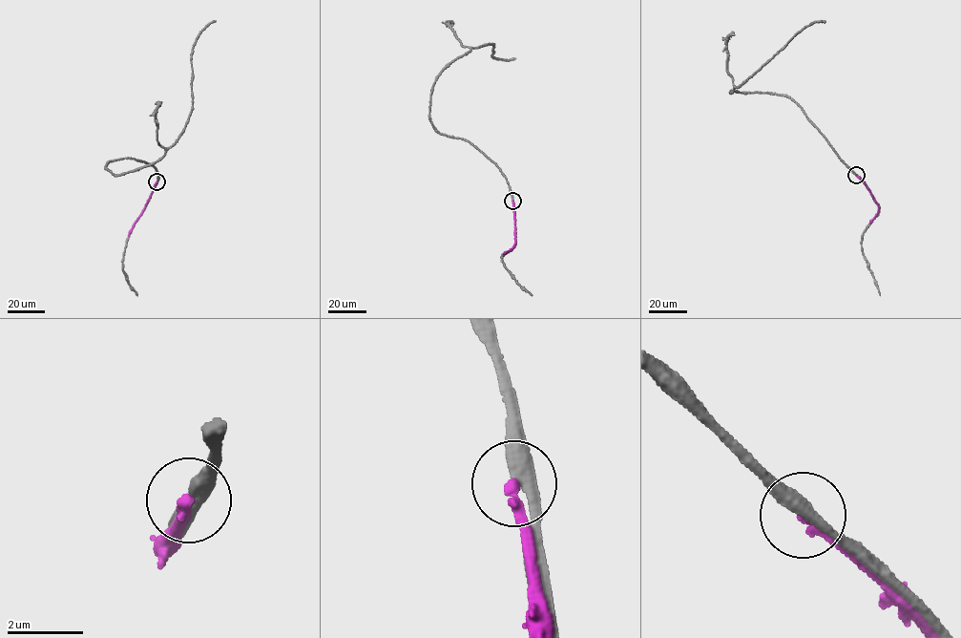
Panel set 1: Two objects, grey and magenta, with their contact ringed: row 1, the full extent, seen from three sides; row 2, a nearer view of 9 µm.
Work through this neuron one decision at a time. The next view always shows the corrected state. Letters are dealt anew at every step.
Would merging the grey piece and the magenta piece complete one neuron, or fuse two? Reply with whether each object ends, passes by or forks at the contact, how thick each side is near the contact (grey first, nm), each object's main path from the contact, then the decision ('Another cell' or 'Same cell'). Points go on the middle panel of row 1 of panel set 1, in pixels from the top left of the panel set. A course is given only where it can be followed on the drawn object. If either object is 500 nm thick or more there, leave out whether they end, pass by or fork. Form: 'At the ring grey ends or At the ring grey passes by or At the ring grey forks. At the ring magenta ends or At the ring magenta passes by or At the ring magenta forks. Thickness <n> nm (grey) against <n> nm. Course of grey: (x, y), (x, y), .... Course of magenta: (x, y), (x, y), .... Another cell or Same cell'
At the ring grey passes by. At the ring magenta ends. Thickness 360 nm (grey) against 300 nm. Course of grey: (512, 201), (500, 169), (429, 116), (439, 75), (471, 48), (515, 58). Course of magenta: (512, 201), (515, 244), (504, 253). Another cell

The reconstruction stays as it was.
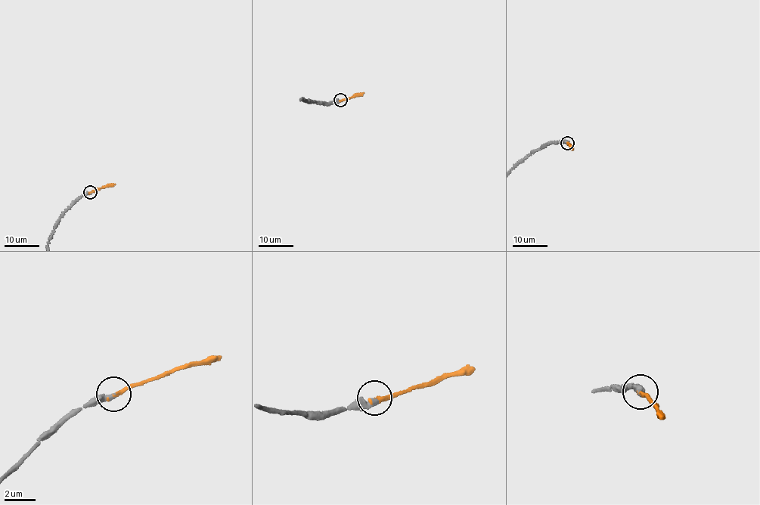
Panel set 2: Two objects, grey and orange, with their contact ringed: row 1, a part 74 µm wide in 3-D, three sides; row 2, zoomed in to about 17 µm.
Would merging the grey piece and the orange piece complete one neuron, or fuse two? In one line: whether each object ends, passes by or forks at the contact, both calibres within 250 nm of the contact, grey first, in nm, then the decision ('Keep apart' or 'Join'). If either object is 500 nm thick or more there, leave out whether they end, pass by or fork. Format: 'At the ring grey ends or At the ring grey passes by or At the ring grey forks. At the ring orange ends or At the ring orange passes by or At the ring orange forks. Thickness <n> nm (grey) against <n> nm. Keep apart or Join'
At the ring grey ends. At the ring orange ends. Thickness 360 nm (grey) against 280 nm. Join

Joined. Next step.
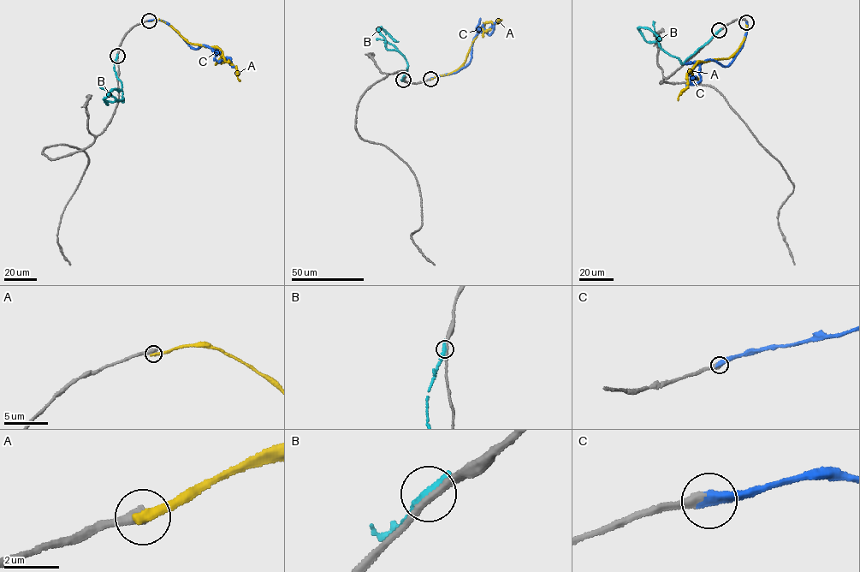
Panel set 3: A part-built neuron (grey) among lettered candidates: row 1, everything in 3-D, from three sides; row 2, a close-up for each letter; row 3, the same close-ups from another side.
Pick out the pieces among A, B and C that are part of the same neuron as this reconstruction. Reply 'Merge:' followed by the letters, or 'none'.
Merge: C

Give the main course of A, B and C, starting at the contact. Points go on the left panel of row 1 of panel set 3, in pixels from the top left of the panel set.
A: (149, 20), (158, 19), (167, 23), (190, 44), (219, 49), (223, 58), (235, 68), (240, 80)
B: (117, 56), (114, 68), (124, 98), (105, 100), (108, 104), (104, 98), (109, 92), (121, 90)
C: (149, 20), (168, 23), (192, 48), (204, 45), (214, 49), (231, 64), (228, 58), (218, 62), (214, 59)

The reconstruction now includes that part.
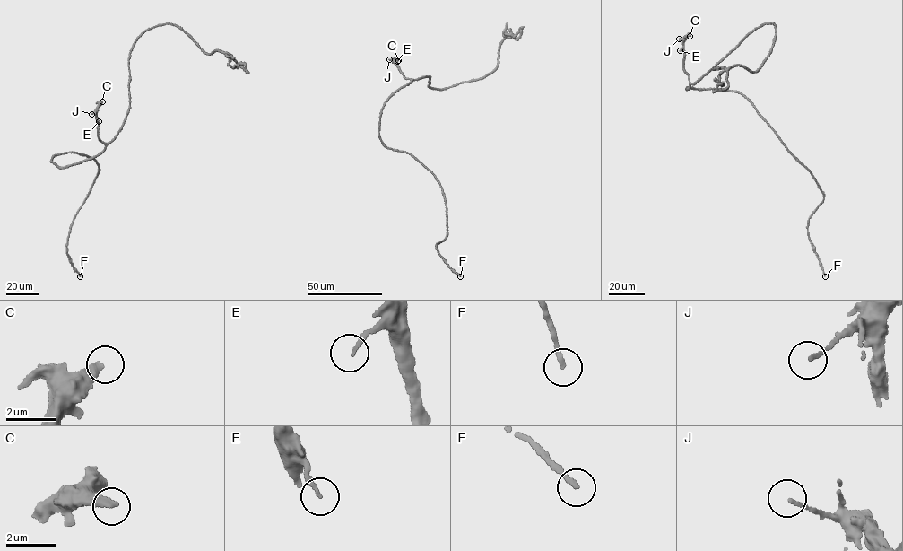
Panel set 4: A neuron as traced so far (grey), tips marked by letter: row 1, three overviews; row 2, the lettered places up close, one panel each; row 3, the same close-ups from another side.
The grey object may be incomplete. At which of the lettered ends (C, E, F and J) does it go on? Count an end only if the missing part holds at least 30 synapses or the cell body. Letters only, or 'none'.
C

